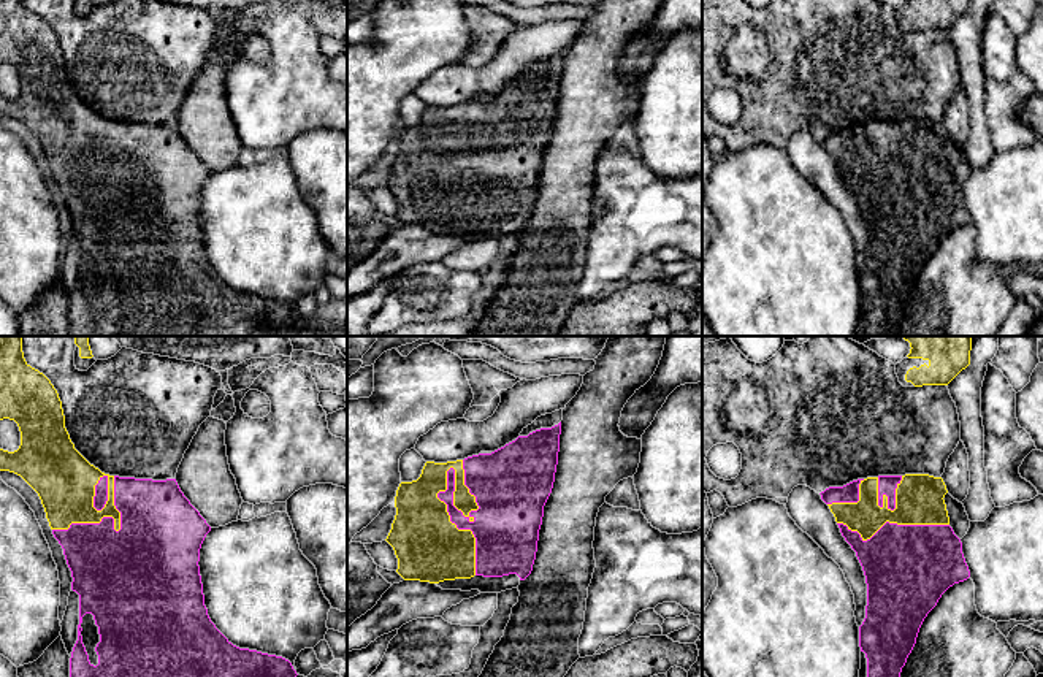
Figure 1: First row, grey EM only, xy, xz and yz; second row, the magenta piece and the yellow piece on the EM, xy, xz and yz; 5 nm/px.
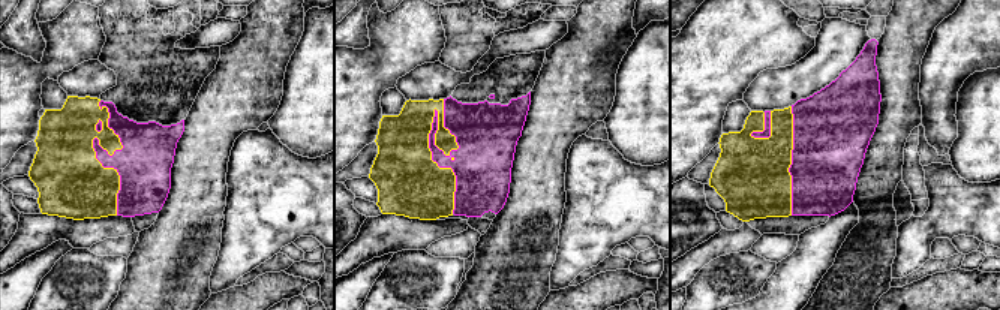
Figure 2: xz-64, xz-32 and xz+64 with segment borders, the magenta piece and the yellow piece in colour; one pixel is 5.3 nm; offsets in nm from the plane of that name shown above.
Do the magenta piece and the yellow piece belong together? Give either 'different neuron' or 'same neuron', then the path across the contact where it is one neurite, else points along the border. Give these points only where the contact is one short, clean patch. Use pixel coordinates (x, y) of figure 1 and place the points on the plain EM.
same neuron

